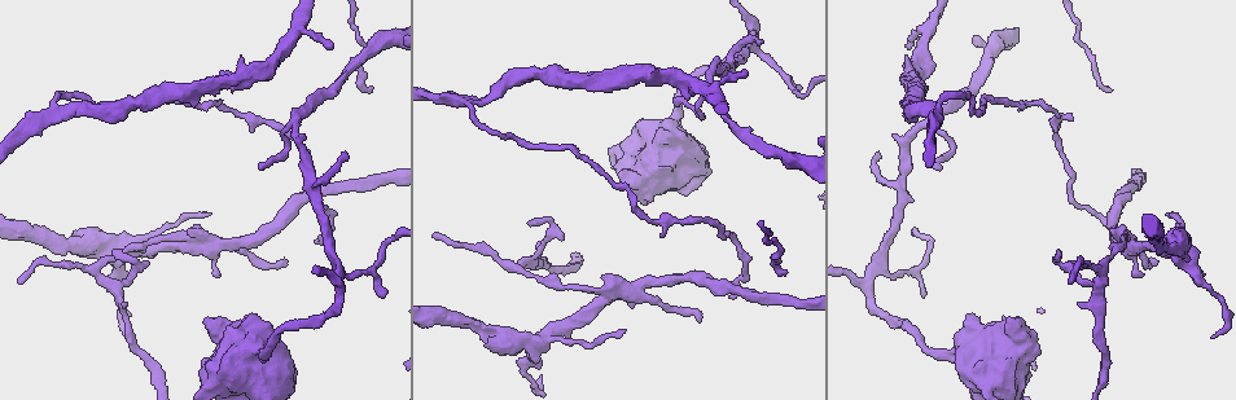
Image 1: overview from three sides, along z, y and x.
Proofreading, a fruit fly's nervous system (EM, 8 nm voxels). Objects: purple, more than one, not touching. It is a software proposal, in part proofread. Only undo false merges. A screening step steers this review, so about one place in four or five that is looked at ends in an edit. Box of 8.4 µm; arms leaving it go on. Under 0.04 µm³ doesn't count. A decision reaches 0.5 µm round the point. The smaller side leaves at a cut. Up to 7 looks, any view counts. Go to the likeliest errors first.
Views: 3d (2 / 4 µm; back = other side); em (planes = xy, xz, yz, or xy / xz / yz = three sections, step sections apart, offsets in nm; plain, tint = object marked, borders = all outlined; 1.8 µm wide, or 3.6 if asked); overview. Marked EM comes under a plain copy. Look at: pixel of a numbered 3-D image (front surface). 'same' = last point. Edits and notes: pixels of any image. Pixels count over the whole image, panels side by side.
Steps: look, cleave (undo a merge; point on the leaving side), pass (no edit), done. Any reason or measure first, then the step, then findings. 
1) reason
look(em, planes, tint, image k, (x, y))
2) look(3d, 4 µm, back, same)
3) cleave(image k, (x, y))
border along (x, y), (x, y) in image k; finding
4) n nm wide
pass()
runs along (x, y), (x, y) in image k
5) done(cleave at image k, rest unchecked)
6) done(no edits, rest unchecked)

branch point
look(em, xz, step 8, tint, image 1, (605, 299))

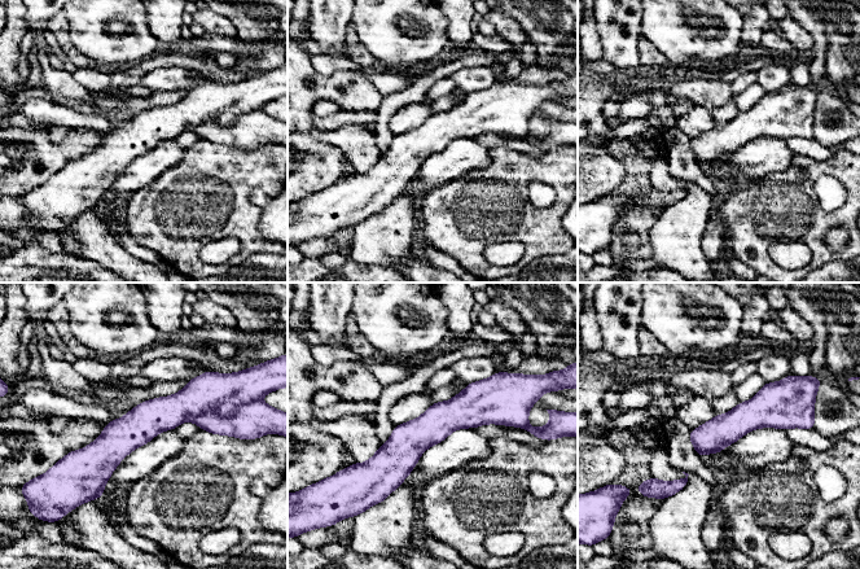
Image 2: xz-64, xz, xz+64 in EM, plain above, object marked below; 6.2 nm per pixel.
cleave(image 2, (220, 393))
border along (231, 414), (201, 412), (187, 420) in image 2; a second neuron is stuck on

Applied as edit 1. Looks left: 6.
redraw
look(overview)

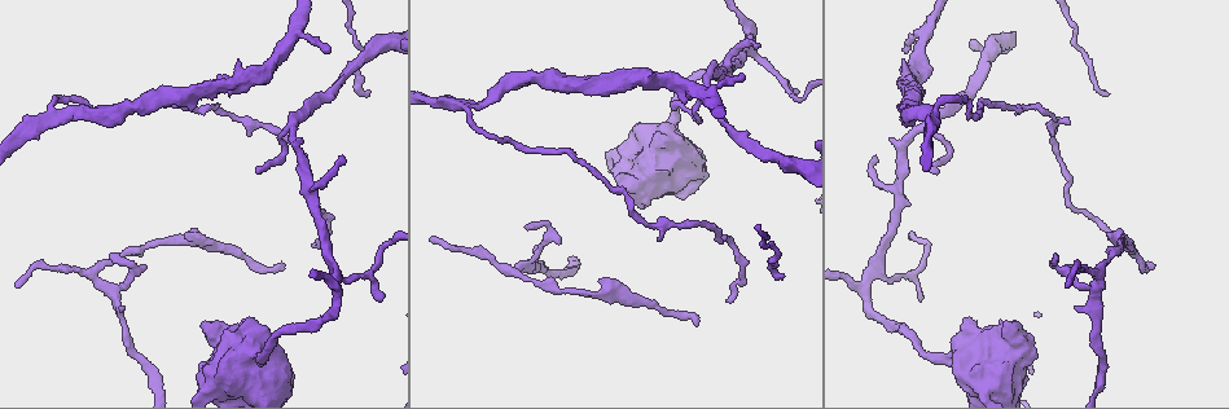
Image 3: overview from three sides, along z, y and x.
abrupt turn
look(3d, 2 µm, image 3, (750, 38))

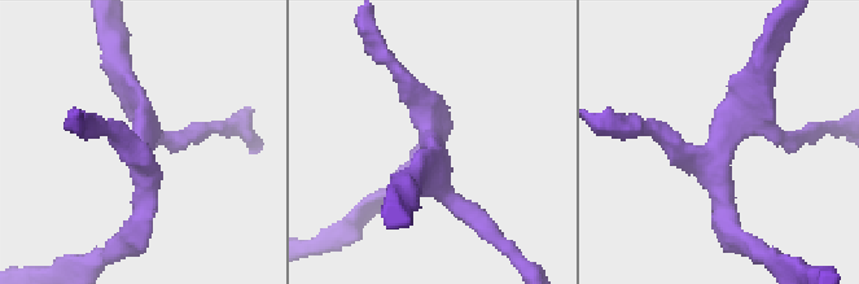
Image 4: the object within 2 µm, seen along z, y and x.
4 arms; shape alone is not enough
look(em, planes, borders, image 4, (146, 132))

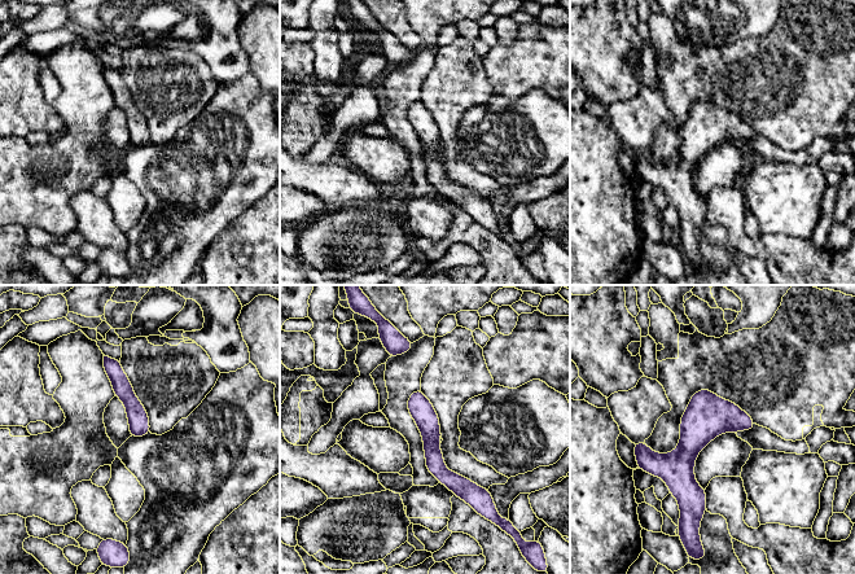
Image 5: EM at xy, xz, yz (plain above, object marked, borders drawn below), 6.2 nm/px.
pass()
runs along (707, 393), (685, 454), (701, 507) in image 5; all the same neuron

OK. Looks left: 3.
sharp bend
look(em, yz, step 4, borders, image 3, (510, 269))

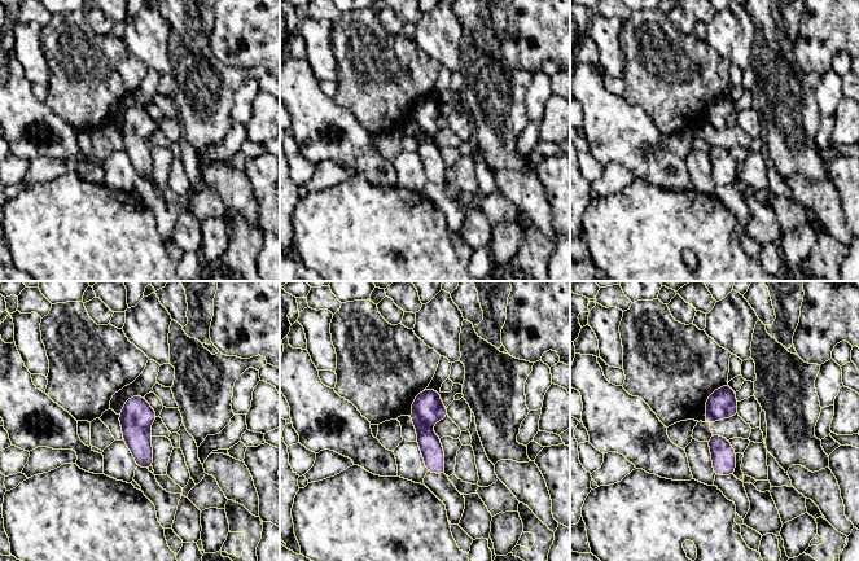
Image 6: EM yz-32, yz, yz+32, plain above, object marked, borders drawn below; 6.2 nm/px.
pass()
runs along (426, 393), (425, 438), (441, 470) in image 6; continuous, no second neuron

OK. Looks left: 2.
done(cleave at image 2, rest unchecked)

